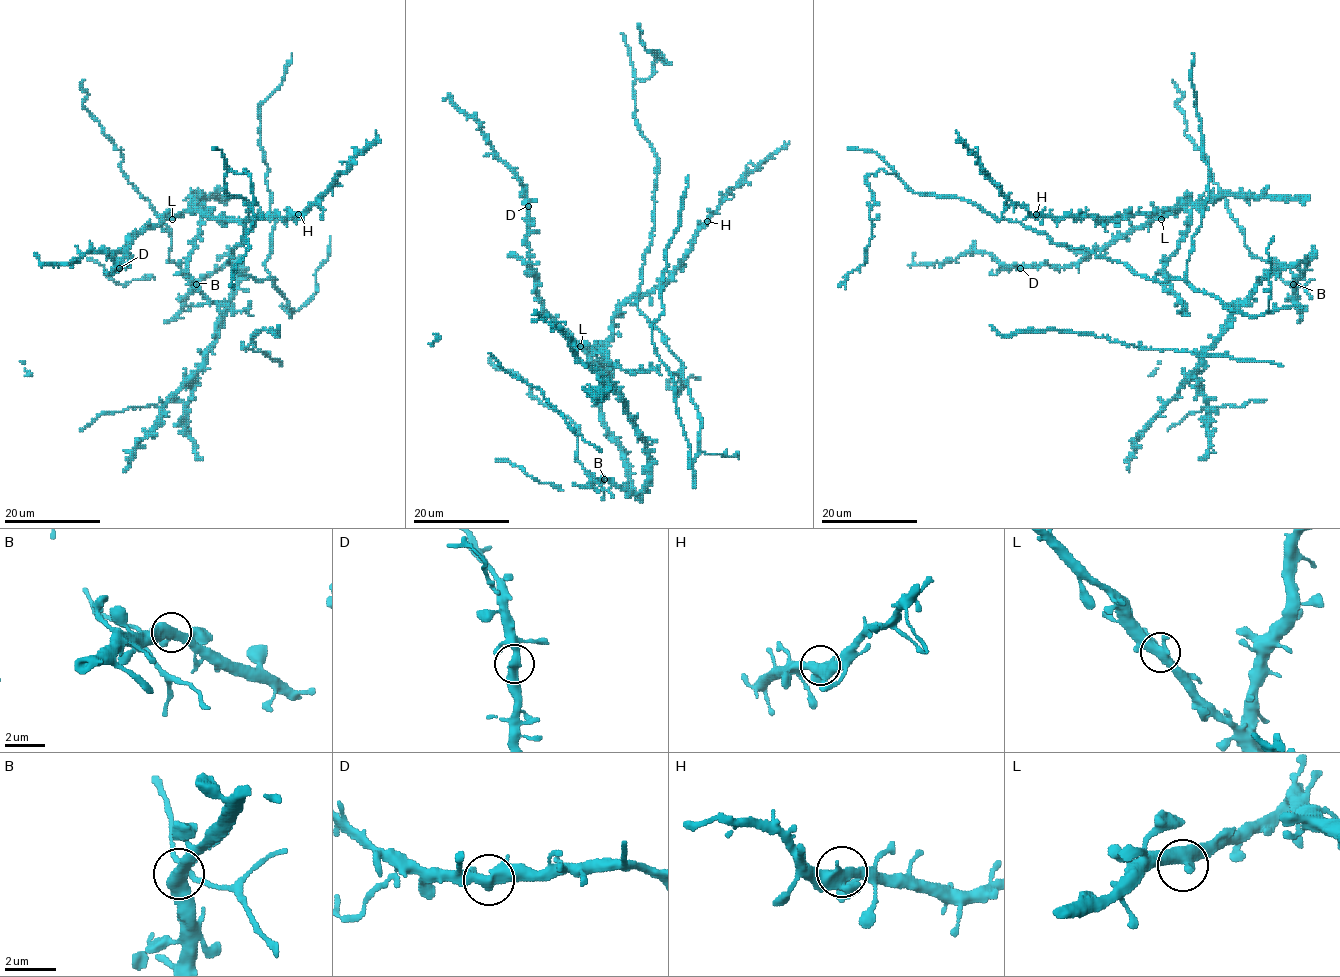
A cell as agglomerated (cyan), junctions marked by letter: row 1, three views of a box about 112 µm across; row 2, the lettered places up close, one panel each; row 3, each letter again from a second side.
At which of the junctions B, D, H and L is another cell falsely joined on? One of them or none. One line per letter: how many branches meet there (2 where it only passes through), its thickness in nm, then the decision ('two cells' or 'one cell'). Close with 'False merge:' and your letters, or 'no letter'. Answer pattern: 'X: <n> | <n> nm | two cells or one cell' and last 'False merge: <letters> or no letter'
B: 2 | 480 nm | one cell
D: 2 | 480 nm | one cell
H: 2 | 480 nm | one cell
L: 2 | 500 nm | one cell
False merge: no letter

